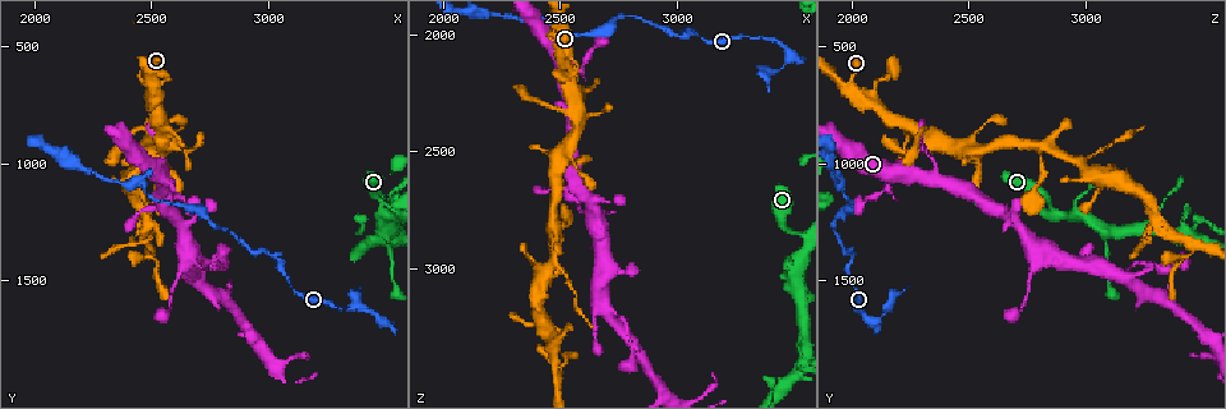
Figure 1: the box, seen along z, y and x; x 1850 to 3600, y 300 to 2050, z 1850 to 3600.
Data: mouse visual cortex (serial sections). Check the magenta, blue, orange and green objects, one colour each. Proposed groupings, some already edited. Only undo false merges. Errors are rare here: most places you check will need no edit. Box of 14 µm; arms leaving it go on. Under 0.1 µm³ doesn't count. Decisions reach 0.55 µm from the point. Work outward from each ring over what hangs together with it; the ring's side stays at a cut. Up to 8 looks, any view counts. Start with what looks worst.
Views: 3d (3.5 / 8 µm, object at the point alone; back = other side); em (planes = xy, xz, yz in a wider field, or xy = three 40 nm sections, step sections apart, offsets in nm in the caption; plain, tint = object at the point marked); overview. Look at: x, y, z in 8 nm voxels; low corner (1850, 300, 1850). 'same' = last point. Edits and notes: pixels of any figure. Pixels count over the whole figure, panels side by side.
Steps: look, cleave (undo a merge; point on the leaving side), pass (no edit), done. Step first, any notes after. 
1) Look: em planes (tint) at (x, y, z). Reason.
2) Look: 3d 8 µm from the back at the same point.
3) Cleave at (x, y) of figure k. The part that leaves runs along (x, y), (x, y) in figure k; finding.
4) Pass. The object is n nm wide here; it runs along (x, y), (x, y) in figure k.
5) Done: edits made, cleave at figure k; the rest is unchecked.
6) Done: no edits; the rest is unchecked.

Look: 3d 3.5 µm from the back at (3510, 1190, 2850). Two arms in line, one across.

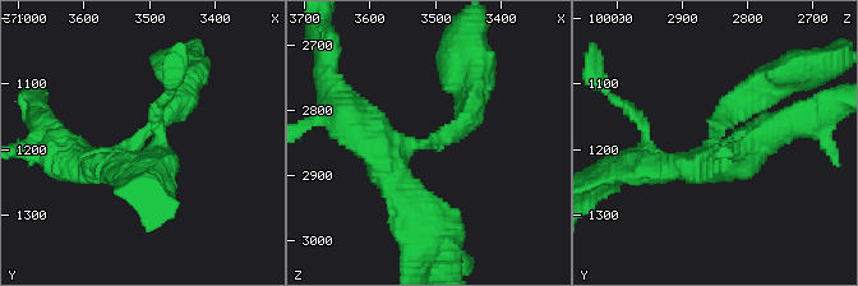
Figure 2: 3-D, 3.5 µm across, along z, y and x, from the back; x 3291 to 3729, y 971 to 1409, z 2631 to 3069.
Look: em planes (tint) at (3510, 1180, 2845). 3 arms meet here; the arms are 300, 350, 350 nm wide; now the EM.

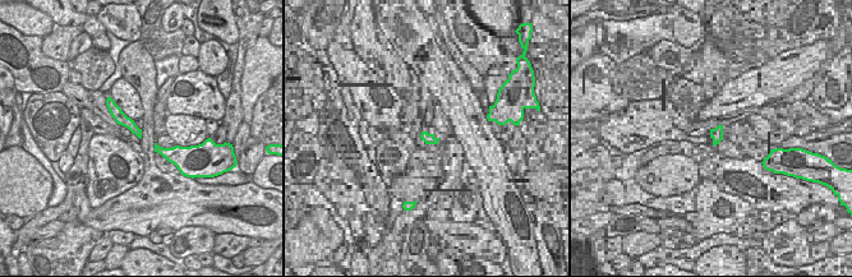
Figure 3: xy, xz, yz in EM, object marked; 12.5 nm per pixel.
Pass. It runs along (111, 107), (138, 132) in figure 3; continuous, no second cell.

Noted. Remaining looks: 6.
Look: 3d 3.5 µm at (3510, 1270, 3410). Thin arm on a thick one.

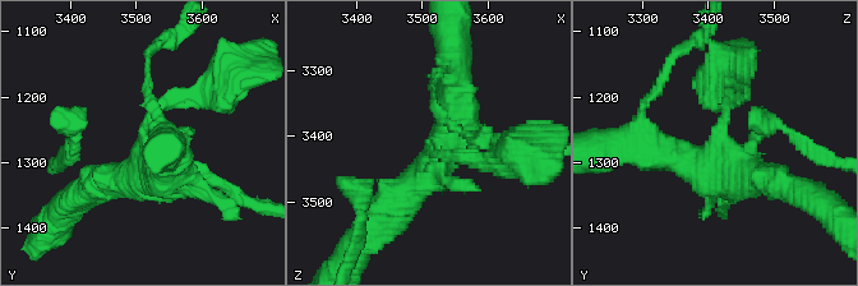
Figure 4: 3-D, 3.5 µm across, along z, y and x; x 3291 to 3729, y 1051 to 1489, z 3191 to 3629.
Look: em xy step 5 (tint) at (3525, 1280, 3410).

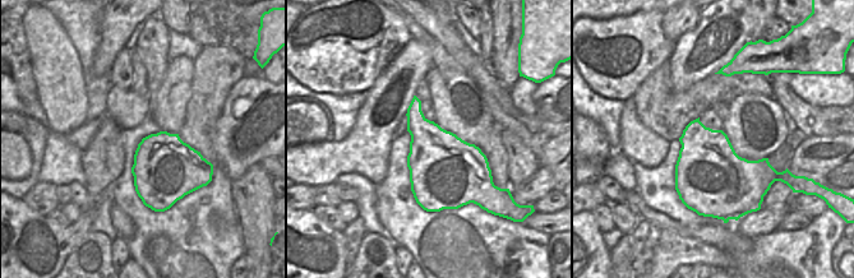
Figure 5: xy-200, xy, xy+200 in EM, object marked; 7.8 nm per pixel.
Pass. It runs along (451, 65), (455, 132), (392, 203) in figure 4; all the same cell.

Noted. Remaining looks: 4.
Look: 3d 3.5 µm at (2460, 920, 2810). Side arm on a straight run.

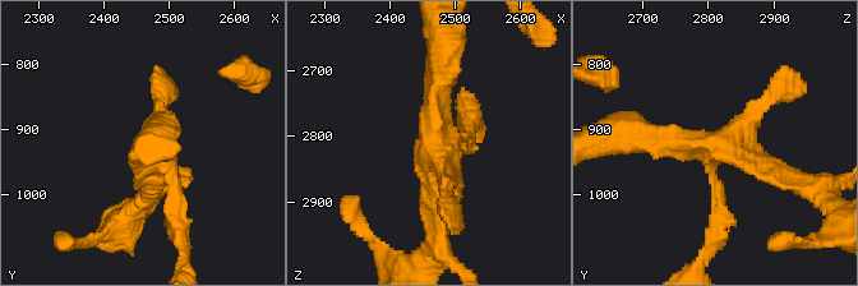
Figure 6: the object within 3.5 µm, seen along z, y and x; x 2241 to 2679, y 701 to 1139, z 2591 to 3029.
Look: em xy step 2 (tint) at (2470, 925, 2810).

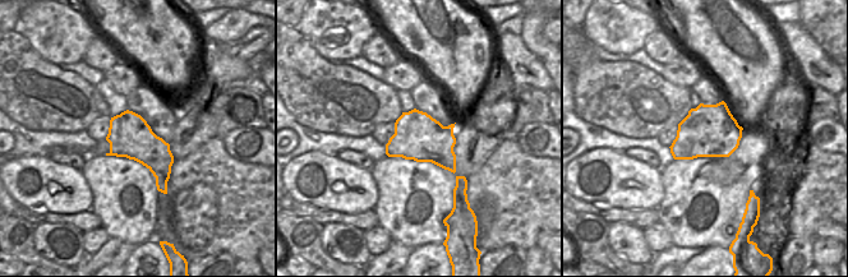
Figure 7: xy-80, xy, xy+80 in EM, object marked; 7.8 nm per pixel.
Pass. It runs along (628, 135), (736, 147), (785, 175) in figure 6; one cell here.

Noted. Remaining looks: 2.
Done: no edits; the rest is unchecked.

